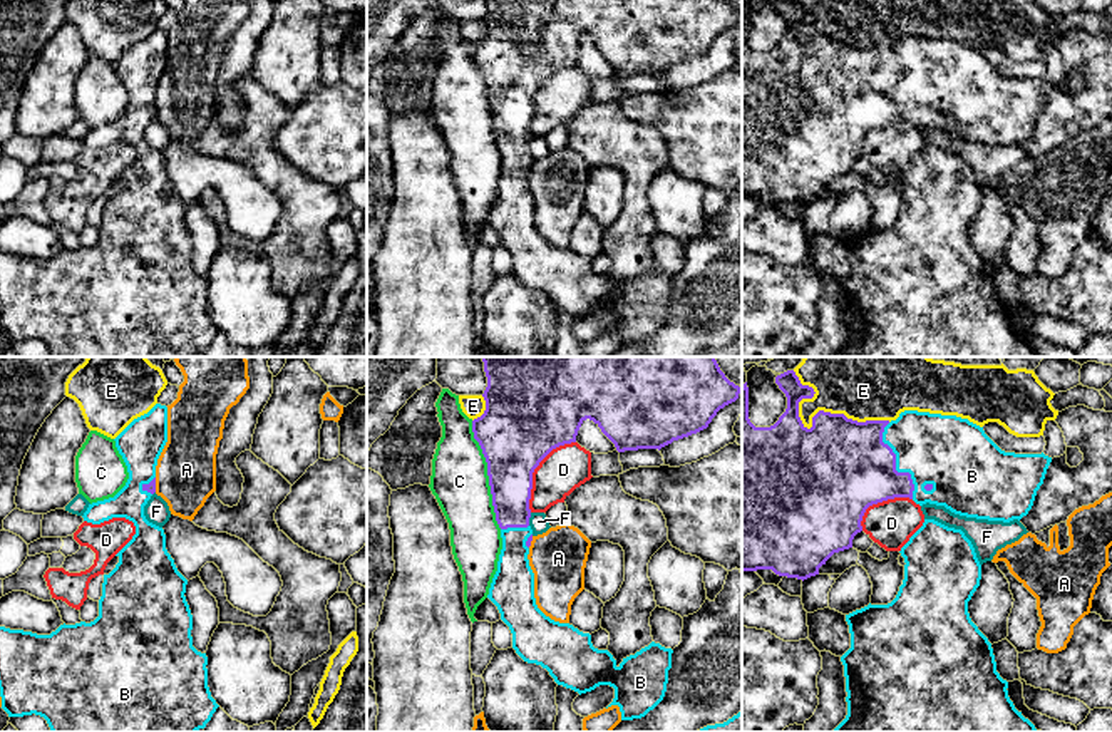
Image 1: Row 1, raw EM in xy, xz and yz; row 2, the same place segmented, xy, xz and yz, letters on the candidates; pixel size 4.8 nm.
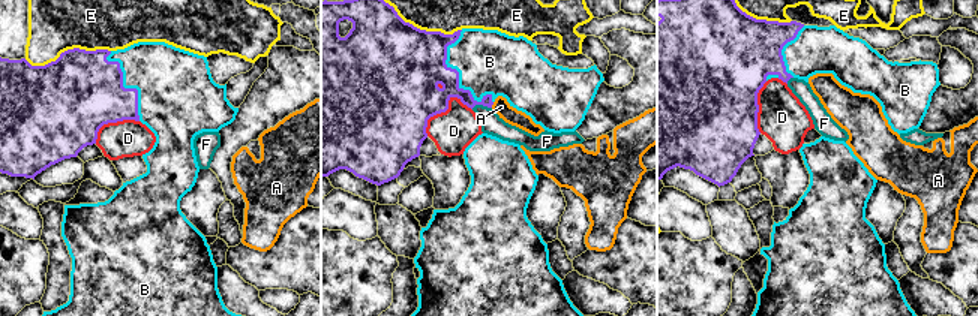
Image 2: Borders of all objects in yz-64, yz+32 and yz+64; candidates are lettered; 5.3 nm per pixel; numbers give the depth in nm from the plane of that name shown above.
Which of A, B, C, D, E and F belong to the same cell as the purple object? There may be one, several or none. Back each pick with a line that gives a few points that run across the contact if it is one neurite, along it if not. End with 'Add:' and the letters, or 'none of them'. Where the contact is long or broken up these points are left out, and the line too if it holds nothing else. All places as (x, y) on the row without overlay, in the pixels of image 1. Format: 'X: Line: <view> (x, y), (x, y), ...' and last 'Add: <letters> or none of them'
Add: B

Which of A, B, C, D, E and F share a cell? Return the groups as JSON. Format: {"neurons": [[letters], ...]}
{"neurons": [["A"], ["B"], ["C"], ["D"], ["E"], ["F"]]}

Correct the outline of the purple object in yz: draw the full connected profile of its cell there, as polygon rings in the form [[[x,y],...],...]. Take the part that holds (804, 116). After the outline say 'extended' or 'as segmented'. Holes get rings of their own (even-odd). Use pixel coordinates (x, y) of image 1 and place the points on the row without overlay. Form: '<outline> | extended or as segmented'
[[[777,0],[775,8],[787,22],[787,34],[779,42],[779,45],[770,52],[755,52],[749,44],[749,12],[747,7],[742,10],[742,196],[757,196],[757,194],[772,194],[779,201],[807,204],[819,199],[819,193],[839,176],[852,173],[852,164],[857,157],[862,156],[861,146],[866,134],[873,129],[894,124],[894,122],[909,122],[916,129],[923,131],[926,127],[945,131],[955,139],[988,144],[988,146],[1003,146],[1010,147],[1013,144],[1022,144],[1028,139],[1033,131],[1037,116],[1043,109],[1047,94],[1052,87],[1052,82],[1042,79],[1015,79],[1001,75],[983,55],[983,52],[961,44],[956,40],[941,40],[918,35],[904,35],[896,45],[866,45],[857,47],[847,44],[844,39],[831,39],[819,35],[812,42],[812,52],[807,54],[799,42],[799,27],[802,23],[812,23],[814,13],[802,10],[797,0]]] | extended

